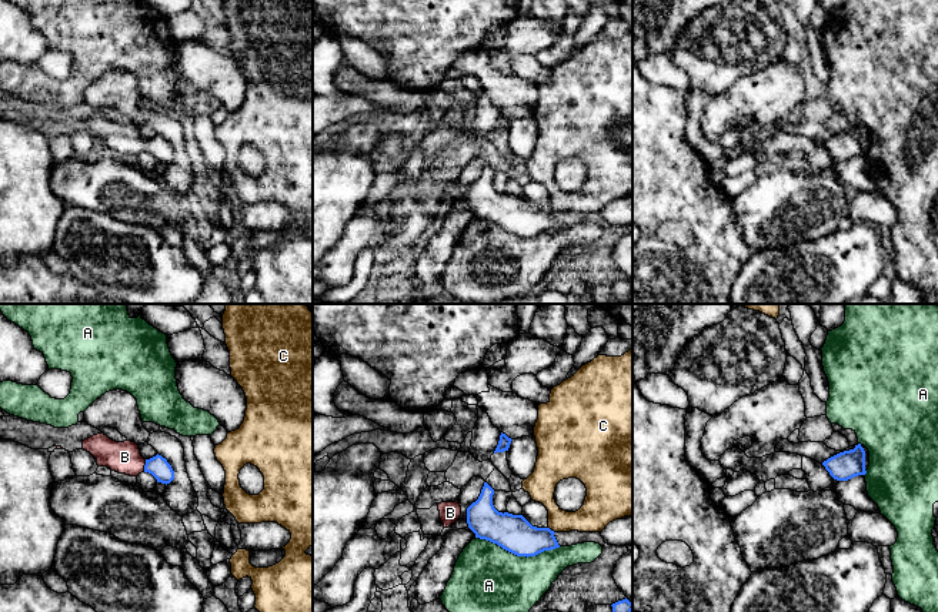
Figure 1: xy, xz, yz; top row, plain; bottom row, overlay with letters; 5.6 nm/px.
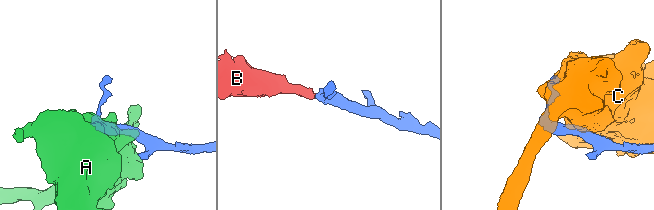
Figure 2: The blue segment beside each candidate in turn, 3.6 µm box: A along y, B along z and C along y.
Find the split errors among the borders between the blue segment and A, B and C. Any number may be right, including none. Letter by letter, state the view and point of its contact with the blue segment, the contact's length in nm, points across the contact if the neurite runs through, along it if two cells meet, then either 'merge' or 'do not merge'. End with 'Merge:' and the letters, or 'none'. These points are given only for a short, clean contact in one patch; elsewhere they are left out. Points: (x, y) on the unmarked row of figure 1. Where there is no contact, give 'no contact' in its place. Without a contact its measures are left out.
A: contact xz (518, 236); length 480 nm; do not merge
B: contact xy (144, 146); length 70 nm; way xy (157, 146), (144, 146), (133, 144), (124, 137); merge
C: contact xz (550, 210); length 50 nm; do not merge
Merge: B

